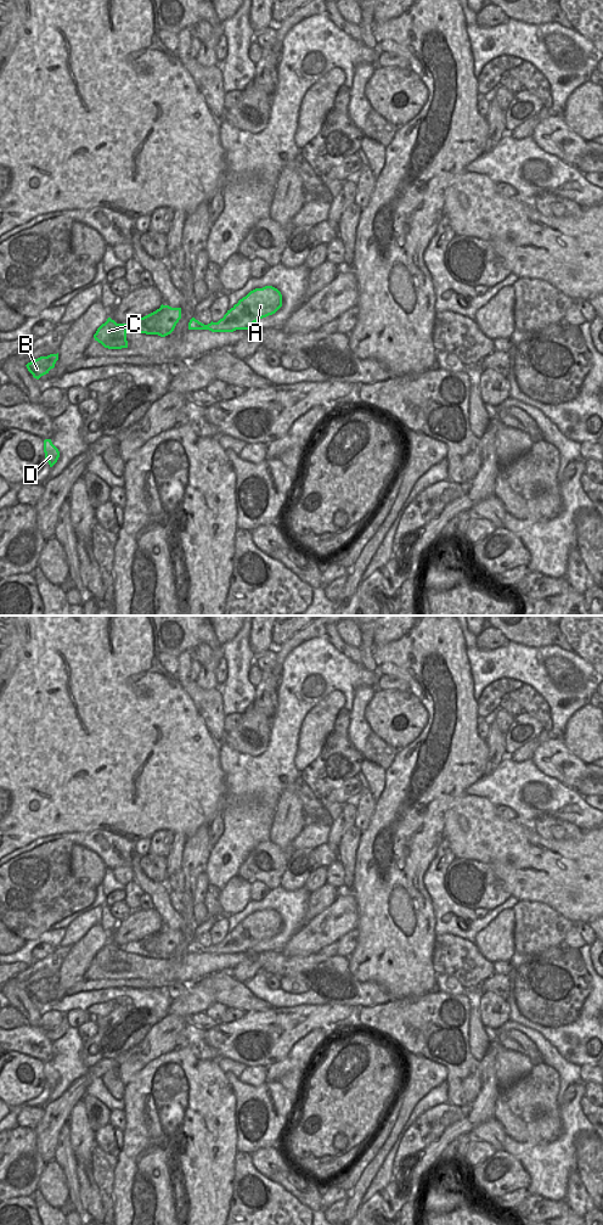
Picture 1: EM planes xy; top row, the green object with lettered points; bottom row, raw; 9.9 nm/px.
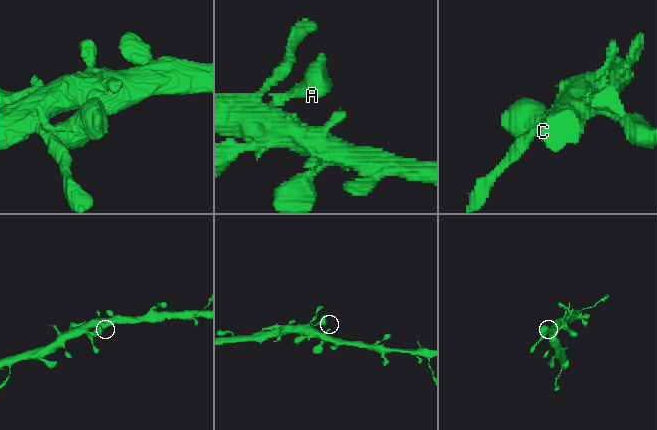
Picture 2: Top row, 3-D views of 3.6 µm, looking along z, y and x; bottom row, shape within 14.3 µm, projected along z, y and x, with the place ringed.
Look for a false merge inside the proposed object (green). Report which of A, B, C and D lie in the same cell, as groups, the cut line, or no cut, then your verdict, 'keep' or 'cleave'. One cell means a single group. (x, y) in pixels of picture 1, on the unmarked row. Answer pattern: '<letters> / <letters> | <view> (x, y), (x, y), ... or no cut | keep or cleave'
A B C D | no cut | keep

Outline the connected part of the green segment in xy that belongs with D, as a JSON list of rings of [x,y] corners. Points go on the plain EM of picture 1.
[[[51,1062],[44,1063],[44,1075],[45,1075],[45,1083],[49,1085],[50,1090],[52,1090],[60,1080],[60,1074],[52,1067]]]

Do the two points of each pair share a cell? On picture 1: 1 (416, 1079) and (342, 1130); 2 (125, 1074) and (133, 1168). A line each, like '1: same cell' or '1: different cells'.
1: different cells
2: different cells

